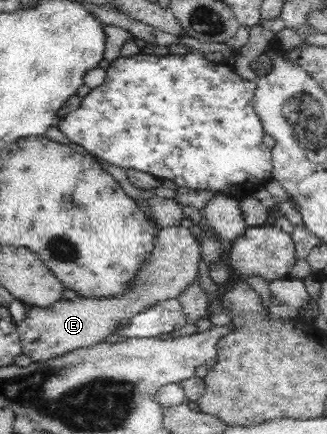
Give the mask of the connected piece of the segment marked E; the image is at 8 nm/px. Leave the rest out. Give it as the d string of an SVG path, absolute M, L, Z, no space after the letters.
M182 225L159 229L152 255L140 268L138 277L131 281L126 293L104 299L77 296L74 300L56 301L48 308L28 307L25 318L16 325L22 353L31 357L33 362L42 362L83 346L97 345L107 336L117 333L129 318L153 304L176 298L198 277L202 255L195 231Z

